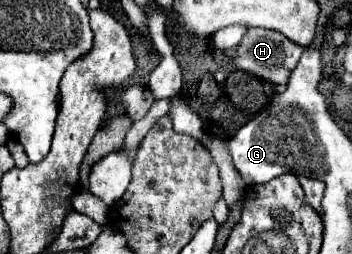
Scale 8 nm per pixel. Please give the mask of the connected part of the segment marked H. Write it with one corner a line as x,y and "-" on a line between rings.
248,28
246,36
242,38
242,42
238,44
238,56
234,58
234,64
240,70
246,70
258,78
264,78
268,82
274,84
286,84
288,82
288,74
296,68
300,54
302,54
302,46
292,44
286,36
282,36
280,32
274,30
266,30
266,28

